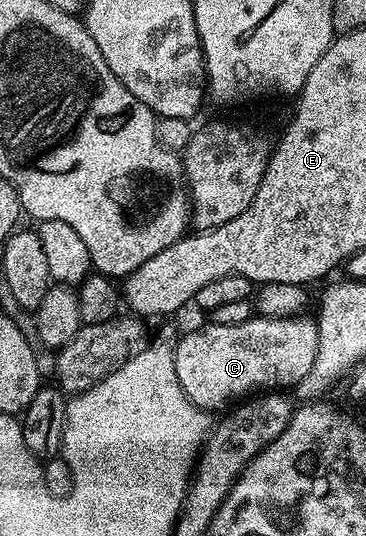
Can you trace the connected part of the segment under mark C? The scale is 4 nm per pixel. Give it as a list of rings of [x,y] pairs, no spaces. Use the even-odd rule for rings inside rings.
[[[256,315],[252,320],[246,323],[238,323],[237,325],[214,325],[211,323],[205,324],[204,328],[194,331],[193,333],[183,334],[175,342],[174,345],[174,371],[178,375],[178,383],[182,387],[182,391],[190,403],[194,403],[200,409],[205,411],[213,411],[212,409],[220,409],[223,405],[231,406],[233,402],[237,399],[243,398],[245,395],[243,393],[248,393],[251,389],[260,389],[256,391],[280,391],[283,385],[292,385],[292,387],[297,386],[301,381],[303,381],[304,376],[307,375],[311,369],[313,363],[313,357],[316,354],[316,348],[318,347],[318,335],[316,334],[316,322],[315,320],[309,319],[307,321],[304,317],[298,317],[298,315],[291,315],[288,317],[267,317]]]

